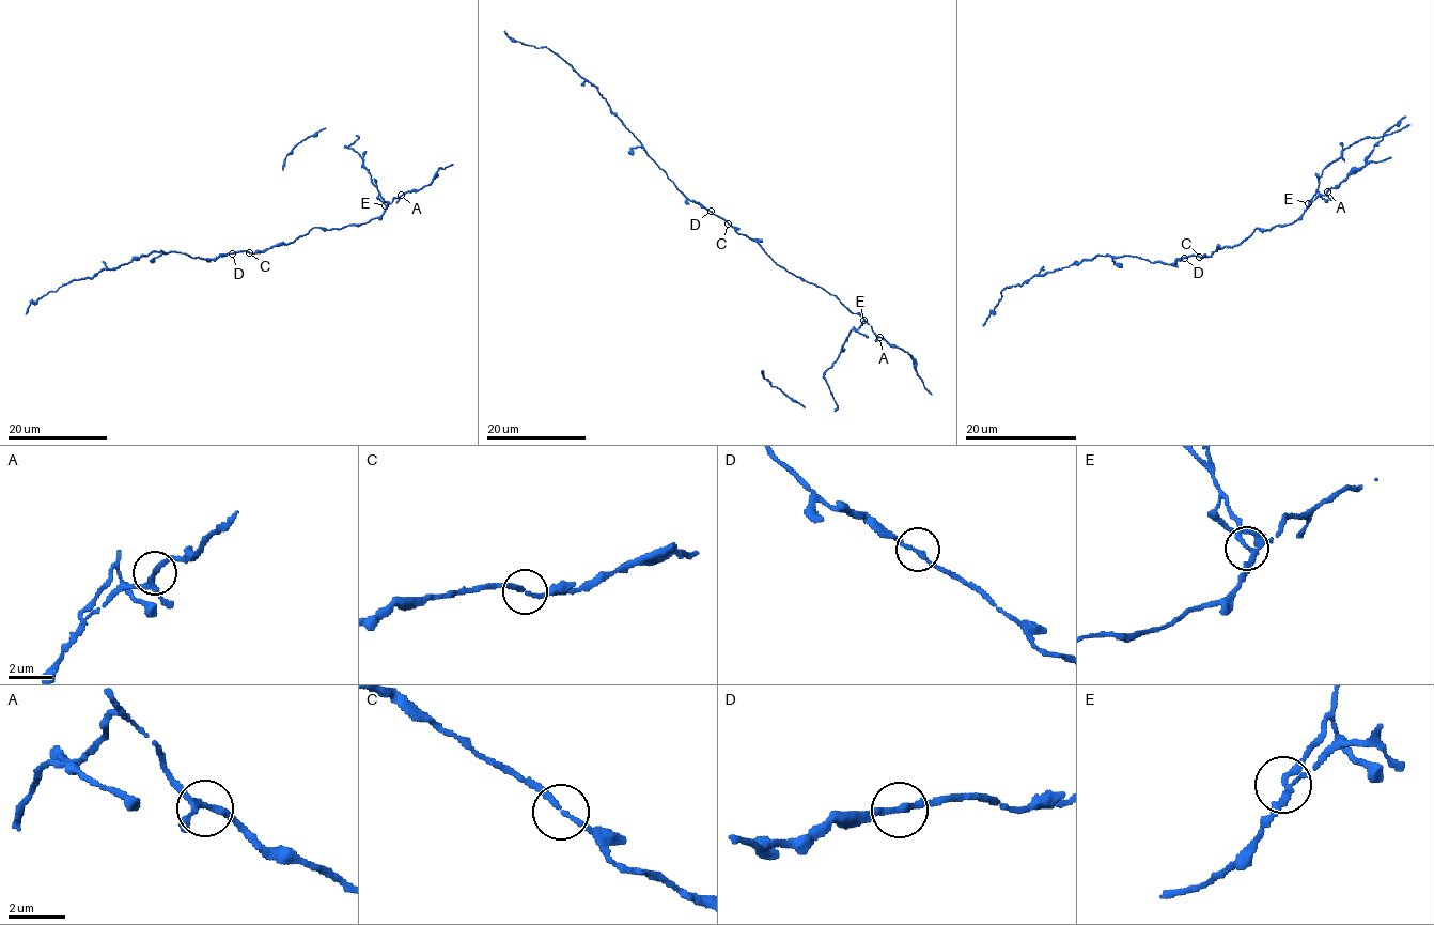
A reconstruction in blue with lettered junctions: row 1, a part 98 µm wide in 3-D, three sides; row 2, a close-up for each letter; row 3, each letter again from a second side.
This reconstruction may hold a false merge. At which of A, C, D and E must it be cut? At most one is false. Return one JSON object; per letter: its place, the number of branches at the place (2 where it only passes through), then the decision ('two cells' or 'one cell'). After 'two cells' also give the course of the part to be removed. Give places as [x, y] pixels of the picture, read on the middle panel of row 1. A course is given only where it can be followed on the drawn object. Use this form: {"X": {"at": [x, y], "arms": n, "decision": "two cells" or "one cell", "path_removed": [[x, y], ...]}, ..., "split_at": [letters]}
{"A": {"at": [879, 337], "arms": 3, "decision": "one cell"}, "C": {"at": [728, 224], "arms": 2, "decision": "one cell"}, "D": {"at": [711, 211], "arms": 2, "decision": "one cell"}, "E": {"at": [863, 320], "arms": 3, "decision": "two cells"}, "split_at": ["E"]}

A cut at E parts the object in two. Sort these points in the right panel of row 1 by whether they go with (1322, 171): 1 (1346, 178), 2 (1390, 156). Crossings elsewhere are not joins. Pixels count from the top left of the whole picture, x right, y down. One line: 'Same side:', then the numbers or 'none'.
Same side: none

